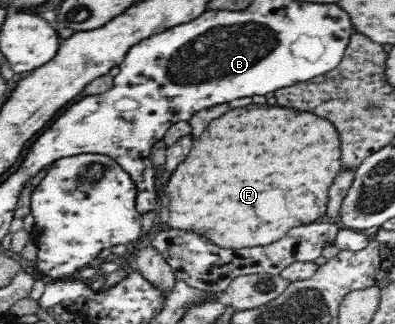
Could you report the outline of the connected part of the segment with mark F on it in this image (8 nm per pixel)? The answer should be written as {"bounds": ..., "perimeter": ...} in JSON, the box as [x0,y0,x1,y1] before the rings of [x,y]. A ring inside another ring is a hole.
{"bounds":[159,104,341,248],"perimeter":[[[265,104],[233,108],[207,126],[193,142],[191,154],[169,176],[163,189],[159,219],[169,224],[168,227],[179,230],[221,230],[197,232],[205,234],[205,238],[211,238],[221,248],[267,246],[283,238],[292,228],[315,222],[327,212],[327,190],[341,168],[339,134],[329,120]]]}

